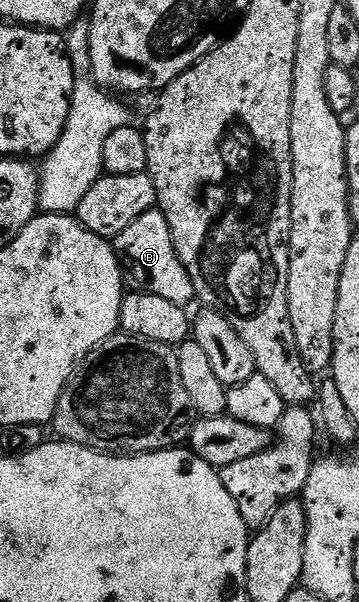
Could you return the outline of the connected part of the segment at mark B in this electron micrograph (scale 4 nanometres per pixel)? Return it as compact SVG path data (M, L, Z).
M159 208L147 210L126 232L114 239L116 256L124 271L125 283L132 290L150 292L150 296L162 296L174 304L185 308L197 301L194 280L190 280L190 272L186 272L186 264L178 260L178 252L174 248L174 240L170 236L170 224L166 224L166 216Z

